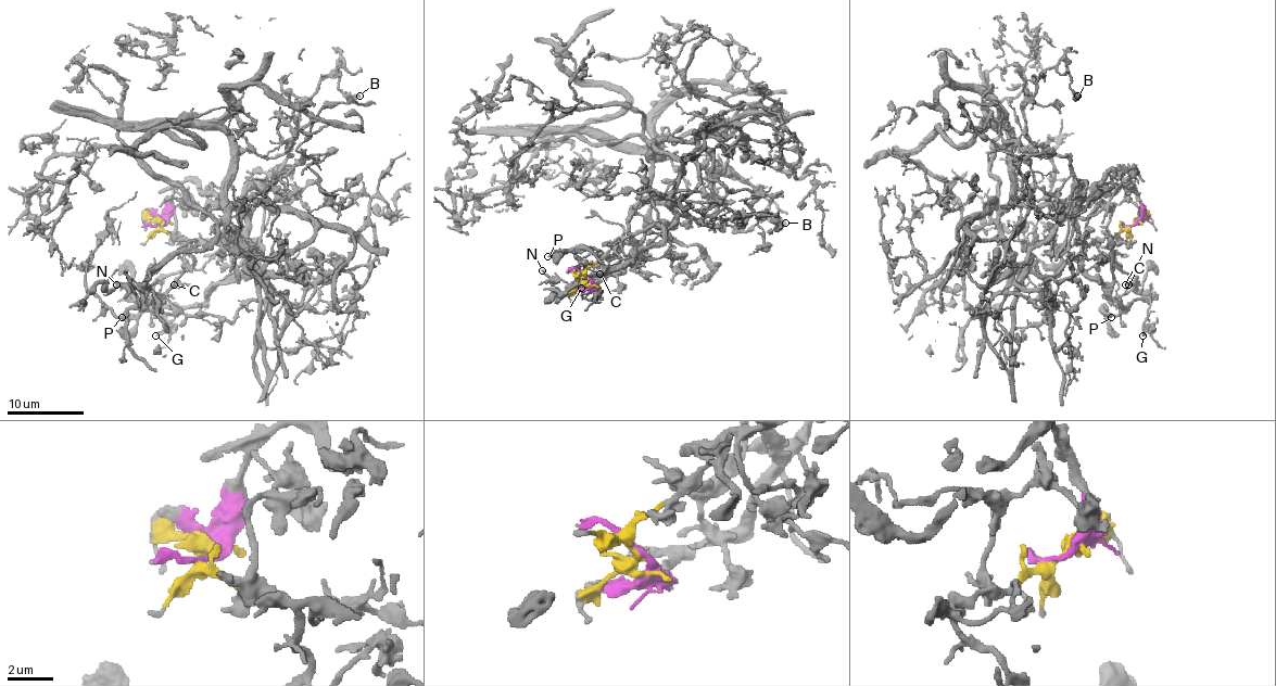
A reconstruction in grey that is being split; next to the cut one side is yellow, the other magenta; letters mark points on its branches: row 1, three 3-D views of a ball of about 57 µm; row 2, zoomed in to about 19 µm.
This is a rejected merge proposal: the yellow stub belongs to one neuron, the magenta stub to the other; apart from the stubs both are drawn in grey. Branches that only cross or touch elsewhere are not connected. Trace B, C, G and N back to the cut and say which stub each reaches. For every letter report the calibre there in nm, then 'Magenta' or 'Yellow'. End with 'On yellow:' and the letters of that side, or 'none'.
B: Thickness 320 nm. Yellow
C: Thickness 280 nm. Yellow
G: Thickness 240 nm. Yellow
N: Thickness 180 nm. Yellow
On yellow: B, C, G, N

